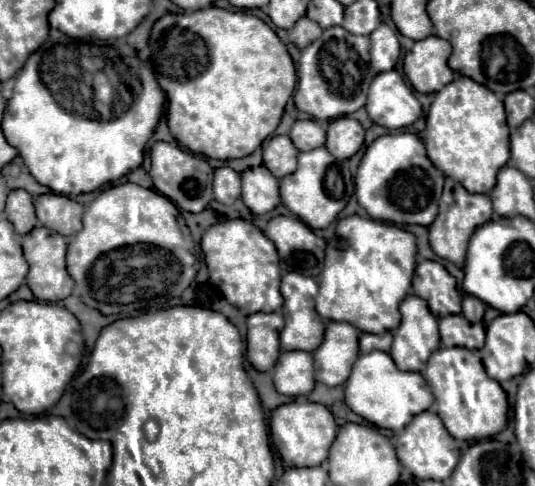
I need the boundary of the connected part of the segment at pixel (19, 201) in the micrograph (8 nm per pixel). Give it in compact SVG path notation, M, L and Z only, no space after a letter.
M18 188L8 194L6 218L12 222L16 234L28 234L28 230L32 230L38 224L36 214L34 214L32 196L26 190Z

